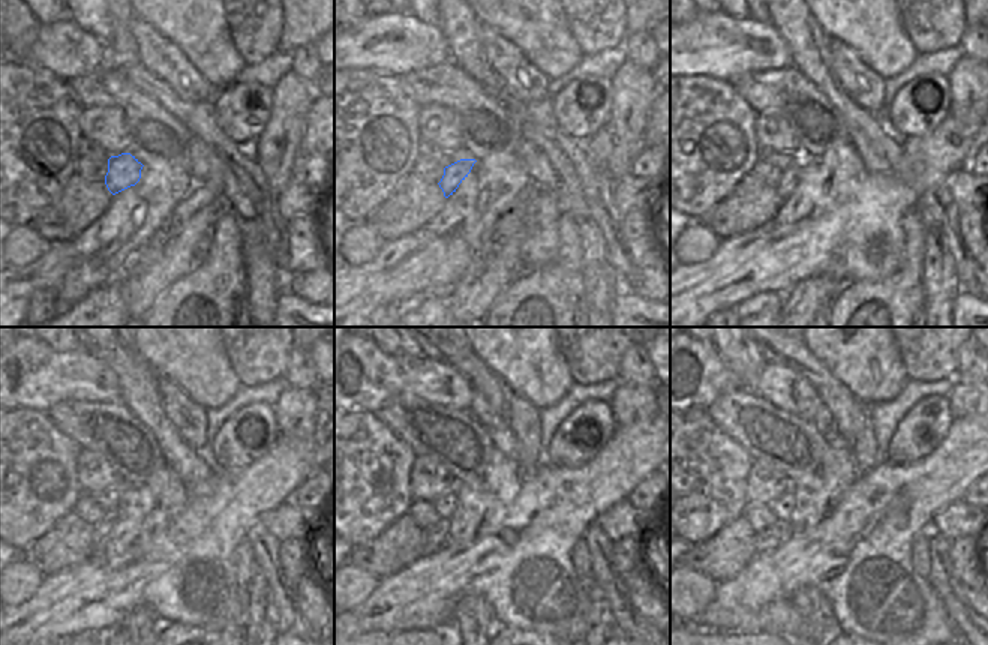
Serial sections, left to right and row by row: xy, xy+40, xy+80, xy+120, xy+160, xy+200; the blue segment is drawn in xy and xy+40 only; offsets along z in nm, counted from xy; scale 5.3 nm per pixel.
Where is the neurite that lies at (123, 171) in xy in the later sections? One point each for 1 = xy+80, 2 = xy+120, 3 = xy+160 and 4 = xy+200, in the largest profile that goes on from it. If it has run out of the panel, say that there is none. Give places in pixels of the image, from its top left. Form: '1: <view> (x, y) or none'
1: xy+80 (789, 177)
2: xy+120 (101, 531)
3: xy+160 (434, 537)
4: xy+200 (766, 540)

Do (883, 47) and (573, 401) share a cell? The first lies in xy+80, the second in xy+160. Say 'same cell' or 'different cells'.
different cells

